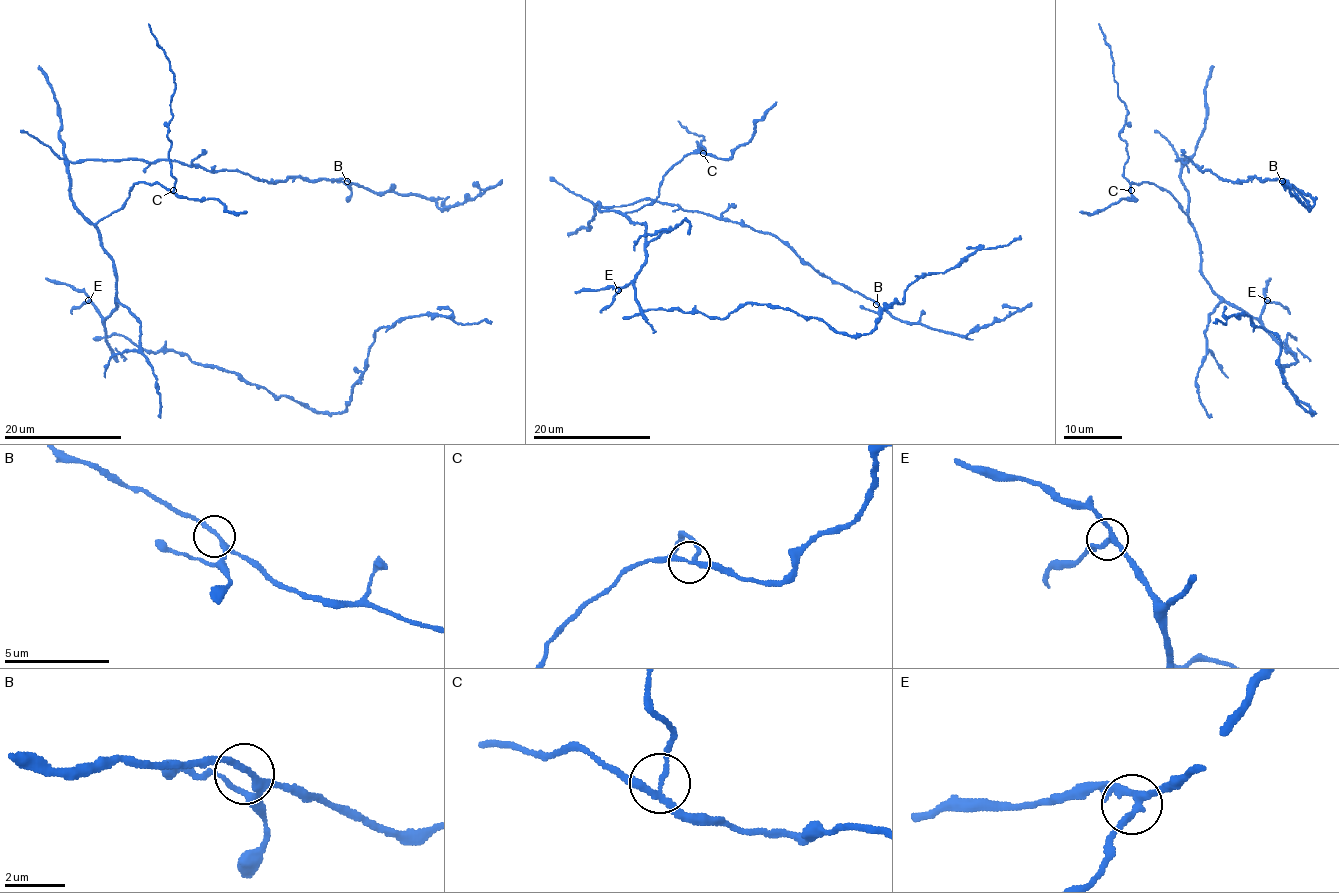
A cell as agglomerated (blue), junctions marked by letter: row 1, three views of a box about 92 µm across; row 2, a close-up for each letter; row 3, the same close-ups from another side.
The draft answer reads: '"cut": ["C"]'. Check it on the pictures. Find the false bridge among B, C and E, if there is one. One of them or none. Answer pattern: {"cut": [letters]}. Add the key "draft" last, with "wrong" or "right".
{"cut": ["C"], "draft": "right"}

